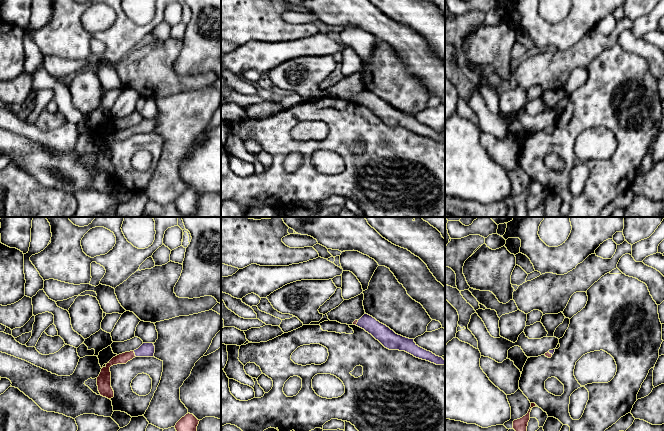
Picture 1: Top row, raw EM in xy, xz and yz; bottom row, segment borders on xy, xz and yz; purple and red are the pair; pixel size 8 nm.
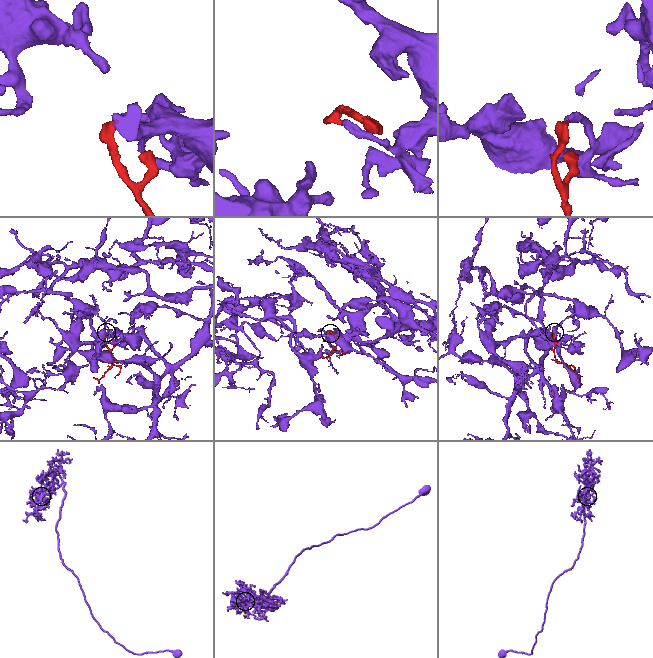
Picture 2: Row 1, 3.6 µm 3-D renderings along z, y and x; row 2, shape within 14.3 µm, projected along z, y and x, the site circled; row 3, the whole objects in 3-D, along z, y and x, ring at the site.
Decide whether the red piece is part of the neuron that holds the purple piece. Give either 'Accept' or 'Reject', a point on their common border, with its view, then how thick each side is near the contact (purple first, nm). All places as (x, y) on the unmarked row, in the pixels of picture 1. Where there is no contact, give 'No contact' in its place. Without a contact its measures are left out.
Accept. Touches purple at xy (135, 130). Thickness 110 nm (purple) against 90 nm

